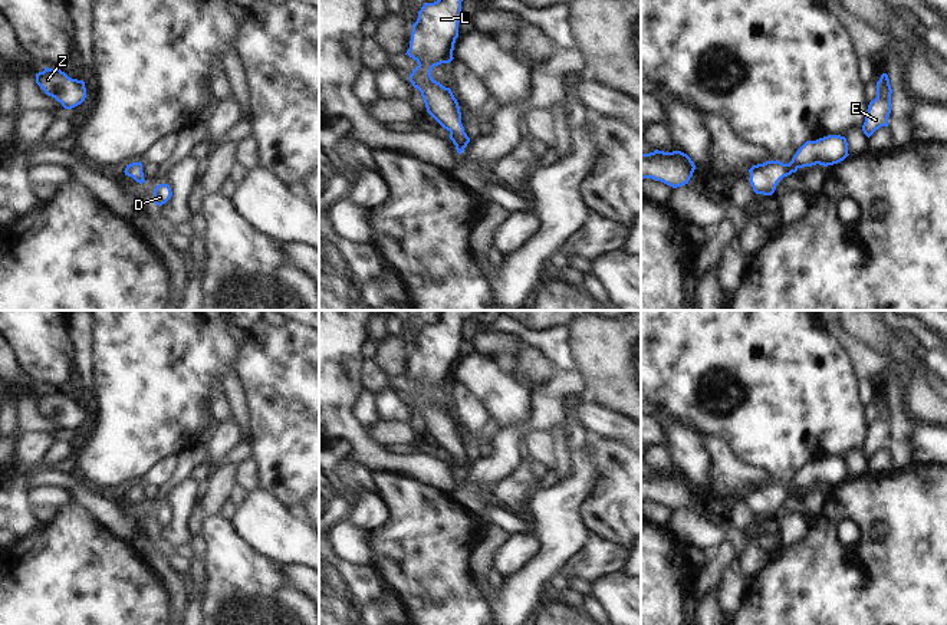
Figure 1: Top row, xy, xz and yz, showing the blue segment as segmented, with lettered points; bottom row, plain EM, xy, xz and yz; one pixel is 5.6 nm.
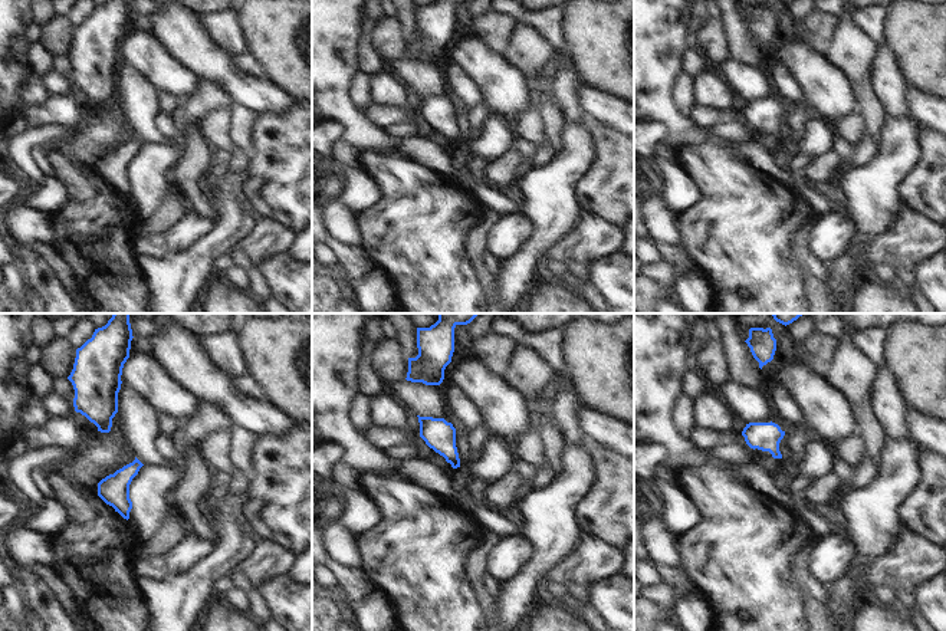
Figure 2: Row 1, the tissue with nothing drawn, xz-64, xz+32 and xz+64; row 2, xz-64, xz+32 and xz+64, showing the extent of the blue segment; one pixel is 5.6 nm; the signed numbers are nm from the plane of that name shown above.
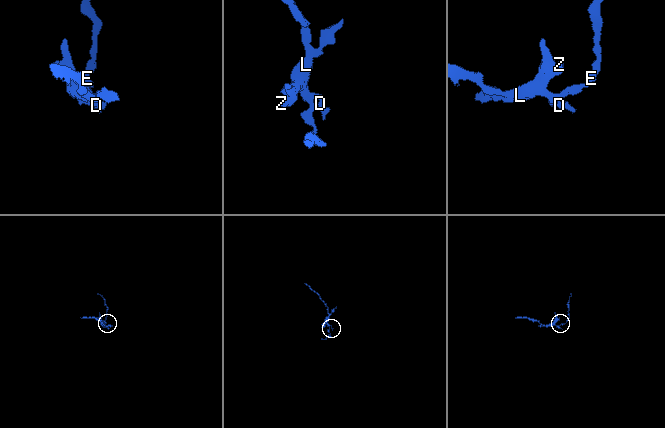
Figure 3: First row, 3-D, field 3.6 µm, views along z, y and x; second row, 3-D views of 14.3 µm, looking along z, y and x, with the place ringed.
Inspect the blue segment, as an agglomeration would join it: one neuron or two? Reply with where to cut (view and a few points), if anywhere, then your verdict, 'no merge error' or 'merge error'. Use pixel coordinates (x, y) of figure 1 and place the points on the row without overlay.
no cut | no merge error

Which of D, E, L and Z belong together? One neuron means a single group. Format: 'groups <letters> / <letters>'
groups D E L Z

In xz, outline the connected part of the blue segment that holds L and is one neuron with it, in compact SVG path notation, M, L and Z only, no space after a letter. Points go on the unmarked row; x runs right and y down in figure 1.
M441 310L434 325L424 325L412 346L410 371L405 376L418 388L410 397L410 404L421 414L427 434L450 454L450 461L458 476L470 464L461 445L461 434L450 409L434 402L431 392L441 385L450 385L454 365L458 359L461 323L467 318L479 319L483 310Z

